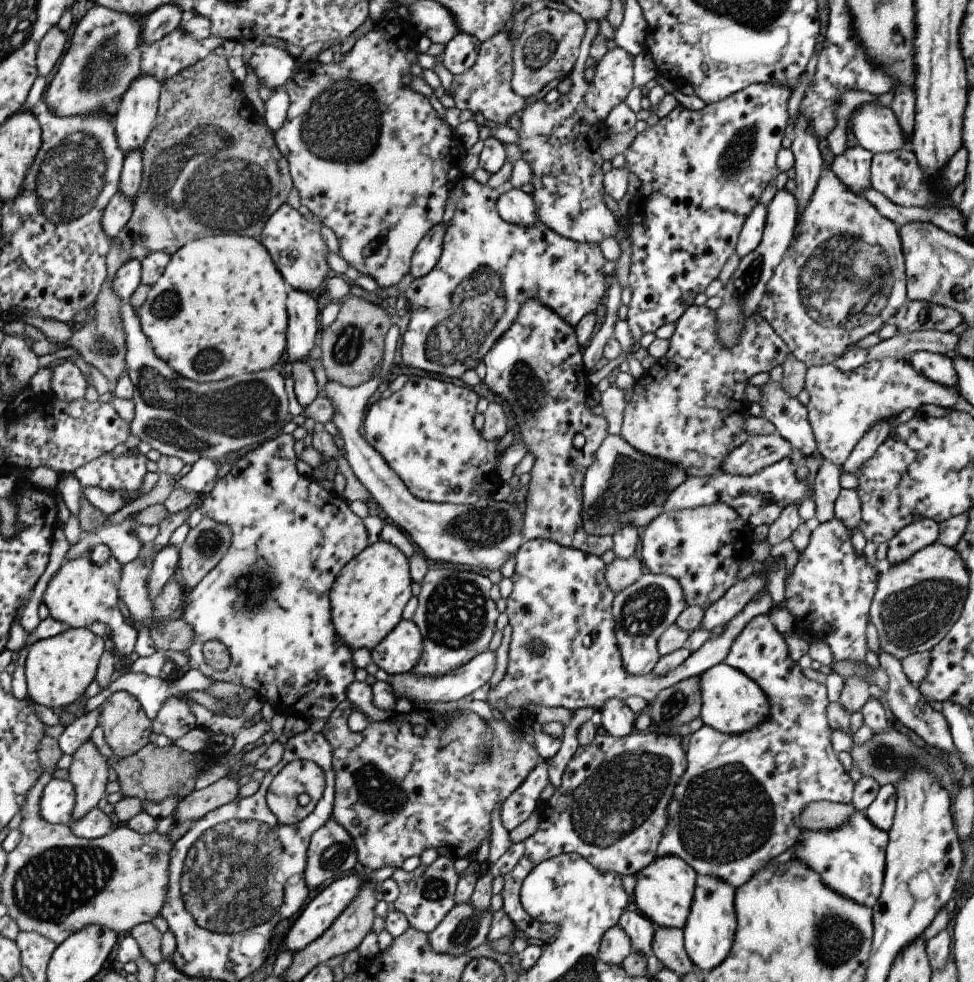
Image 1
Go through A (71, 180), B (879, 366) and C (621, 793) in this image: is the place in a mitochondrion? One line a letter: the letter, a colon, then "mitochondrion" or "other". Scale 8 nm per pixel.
A: mitochondrion
B: other
C: mitochondrion

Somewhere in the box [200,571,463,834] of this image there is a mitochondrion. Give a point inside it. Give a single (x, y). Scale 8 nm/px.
(379, 792)

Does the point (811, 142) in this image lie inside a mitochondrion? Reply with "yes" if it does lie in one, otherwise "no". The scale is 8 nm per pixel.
no

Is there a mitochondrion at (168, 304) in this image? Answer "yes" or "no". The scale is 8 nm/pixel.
yes

